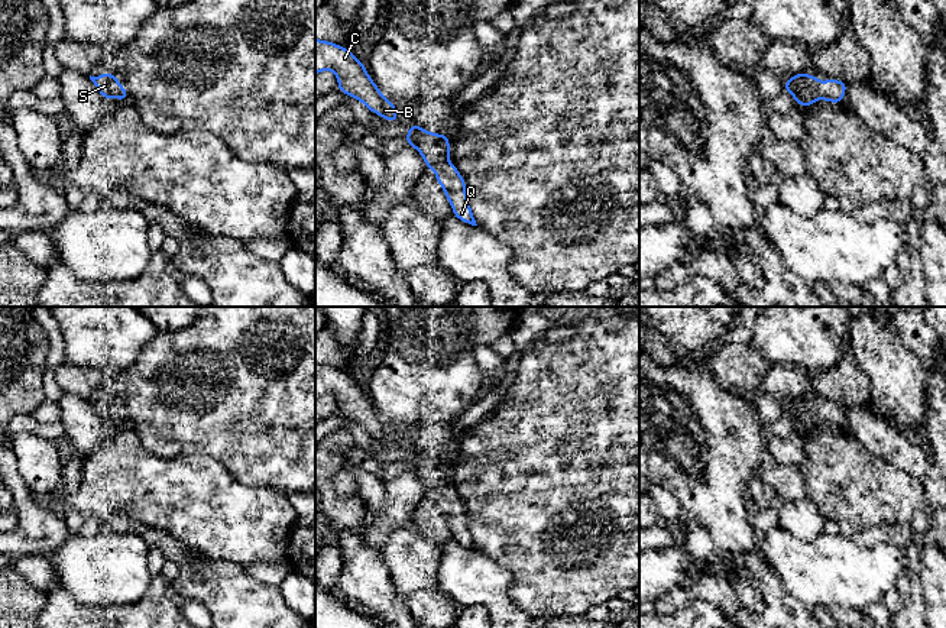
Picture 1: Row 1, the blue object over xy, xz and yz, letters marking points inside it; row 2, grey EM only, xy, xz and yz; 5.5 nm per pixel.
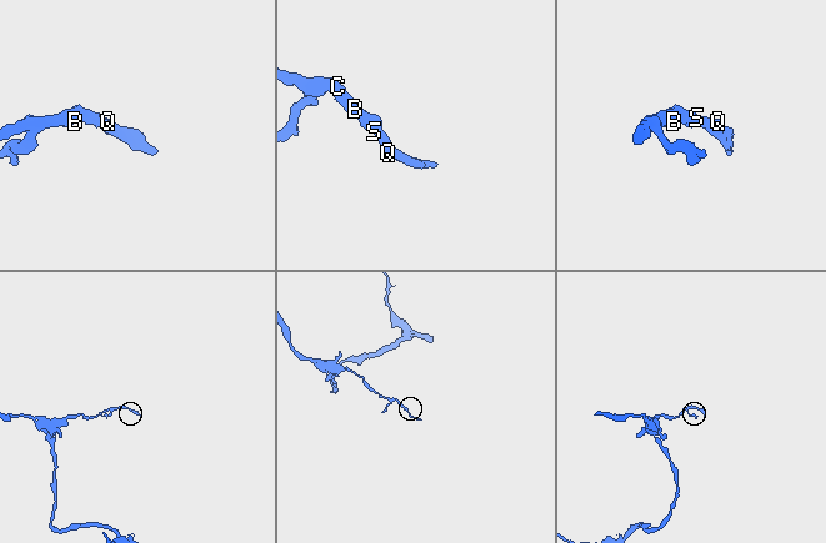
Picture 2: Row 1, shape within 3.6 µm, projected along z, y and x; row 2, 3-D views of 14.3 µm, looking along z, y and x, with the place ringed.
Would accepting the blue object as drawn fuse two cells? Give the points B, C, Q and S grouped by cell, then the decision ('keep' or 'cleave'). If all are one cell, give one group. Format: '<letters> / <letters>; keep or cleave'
B C Q S; keep

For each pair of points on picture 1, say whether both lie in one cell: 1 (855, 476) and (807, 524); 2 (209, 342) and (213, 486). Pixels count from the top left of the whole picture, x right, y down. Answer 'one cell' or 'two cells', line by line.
1: two cells
2: two cells

